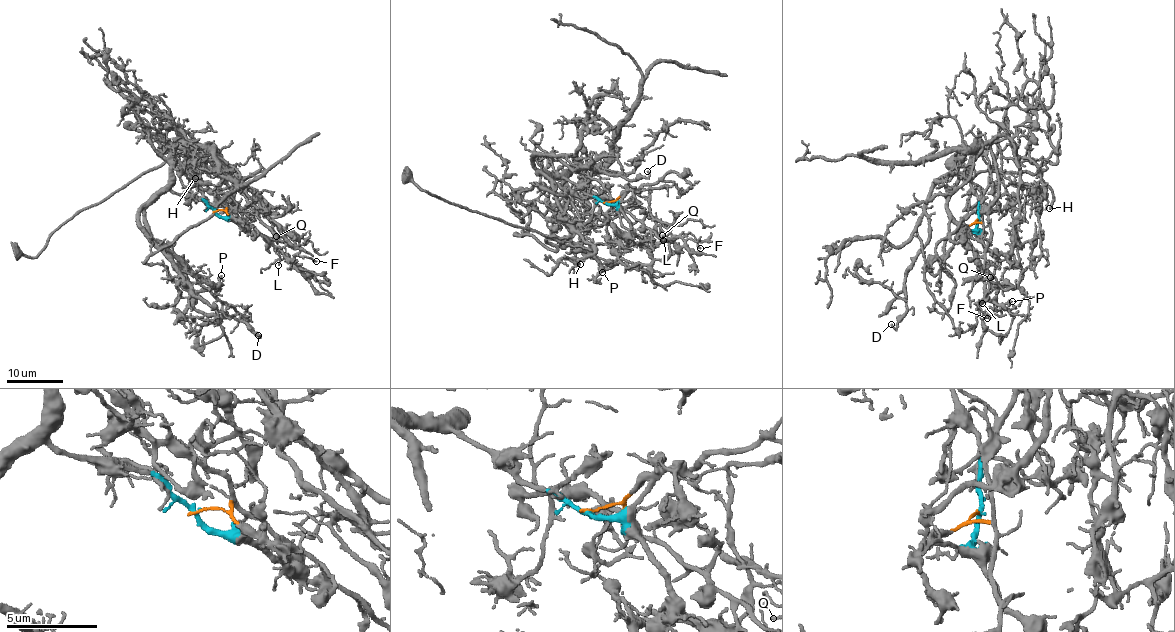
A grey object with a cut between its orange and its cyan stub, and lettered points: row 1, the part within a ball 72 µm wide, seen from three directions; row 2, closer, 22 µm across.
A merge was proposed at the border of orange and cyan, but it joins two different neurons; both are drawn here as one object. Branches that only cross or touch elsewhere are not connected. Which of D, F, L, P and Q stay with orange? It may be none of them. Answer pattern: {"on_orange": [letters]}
{"on_orange": ["F", "L", "Q"]}

